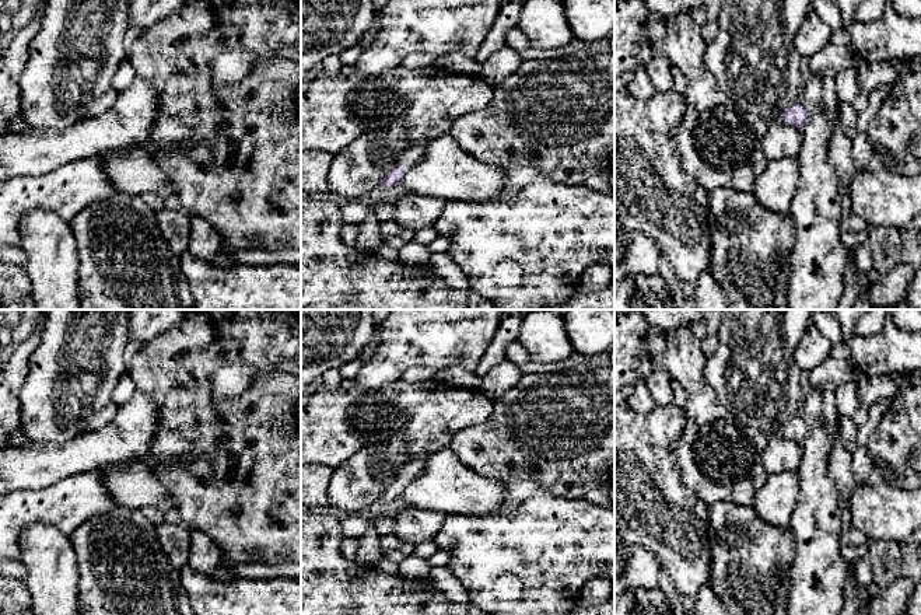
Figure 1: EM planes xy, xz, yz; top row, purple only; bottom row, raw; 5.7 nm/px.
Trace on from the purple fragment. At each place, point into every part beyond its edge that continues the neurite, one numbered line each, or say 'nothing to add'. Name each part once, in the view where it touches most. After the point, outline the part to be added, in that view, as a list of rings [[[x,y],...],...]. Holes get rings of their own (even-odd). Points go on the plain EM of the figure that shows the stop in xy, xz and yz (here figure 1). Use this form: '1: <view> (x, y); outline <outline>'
1: xz (412, 470); outline [[[423,454],[413,461],[409,461],[403,465],[396,479],[402,481],[405,486],[407,486],[412,481],[414,481],[424,469],[426,461],[431,454]]]

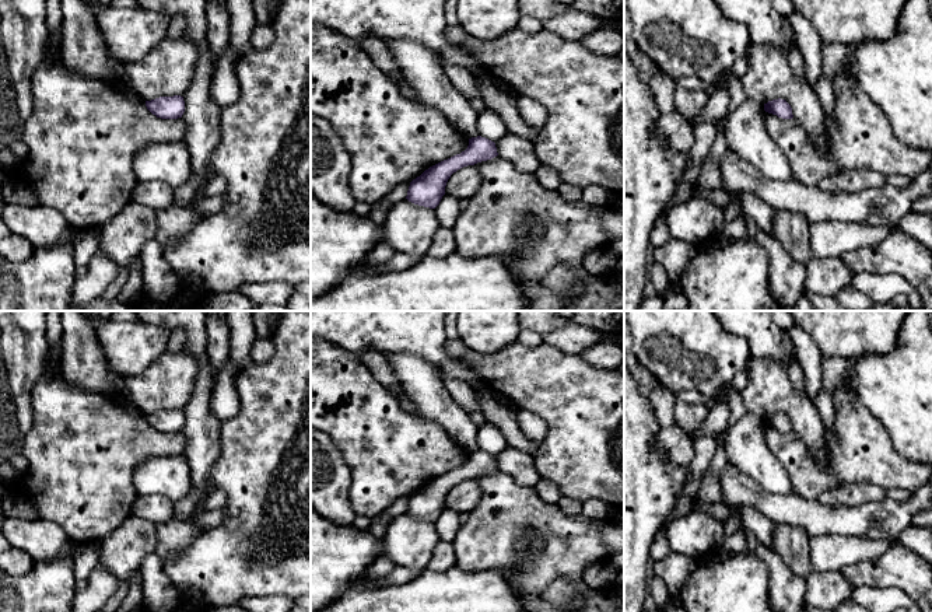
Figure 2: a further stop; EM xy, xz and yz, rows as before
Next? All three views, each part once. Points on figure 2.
nothing to add

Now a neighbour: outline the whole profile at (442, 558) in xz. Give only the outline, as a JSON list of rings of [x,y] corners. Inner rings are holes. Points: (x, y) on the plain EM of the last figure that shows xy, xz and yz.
[[[439,541],[428,563],[430,571],[445,571],[456,564],[455,549],[451,542]]]

